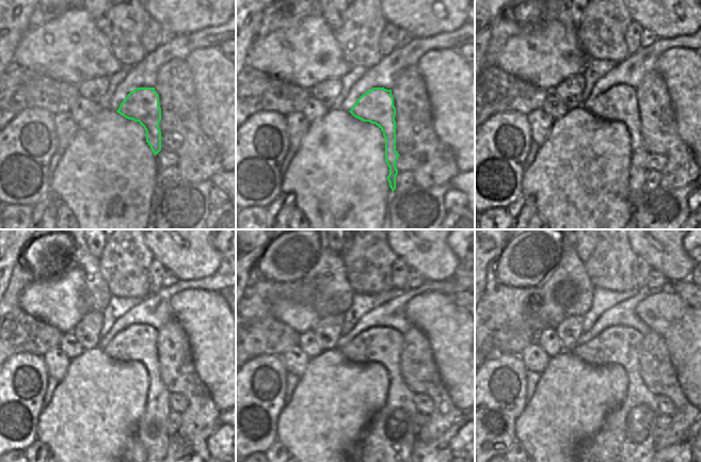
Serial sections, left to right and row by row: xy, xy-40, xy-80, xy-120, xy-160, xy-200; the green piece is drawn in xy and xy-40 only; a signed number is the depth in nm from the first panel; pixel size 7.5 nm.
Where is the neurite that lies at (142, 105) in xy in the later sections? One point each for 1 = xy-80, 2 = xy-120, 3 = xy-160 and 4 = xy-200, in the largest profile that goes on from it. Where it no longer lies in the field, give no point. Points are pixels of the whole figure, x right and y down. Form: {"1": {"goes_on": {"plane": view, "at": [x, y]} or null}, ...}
{"1": {"goes_on": {"plane": "xy-80", "at": [619, 104]}}, "2": {"goes_on": {"plane": "xy-120", "at": [139, 341]}}, "3": {"goes_on": {"plane": "xy-160", "at": [386, 443]}}, "4": {"goes_on": {"plane": "xy-200", "at": [624, 444]}}}

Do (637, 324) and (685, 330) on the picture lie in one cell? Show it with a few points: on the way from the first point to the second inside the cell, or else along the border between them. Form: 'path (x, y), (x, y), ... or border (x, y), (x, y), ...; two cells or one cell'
border (640, 301), (635, 308), (635, 314), (650, 330); two cells

